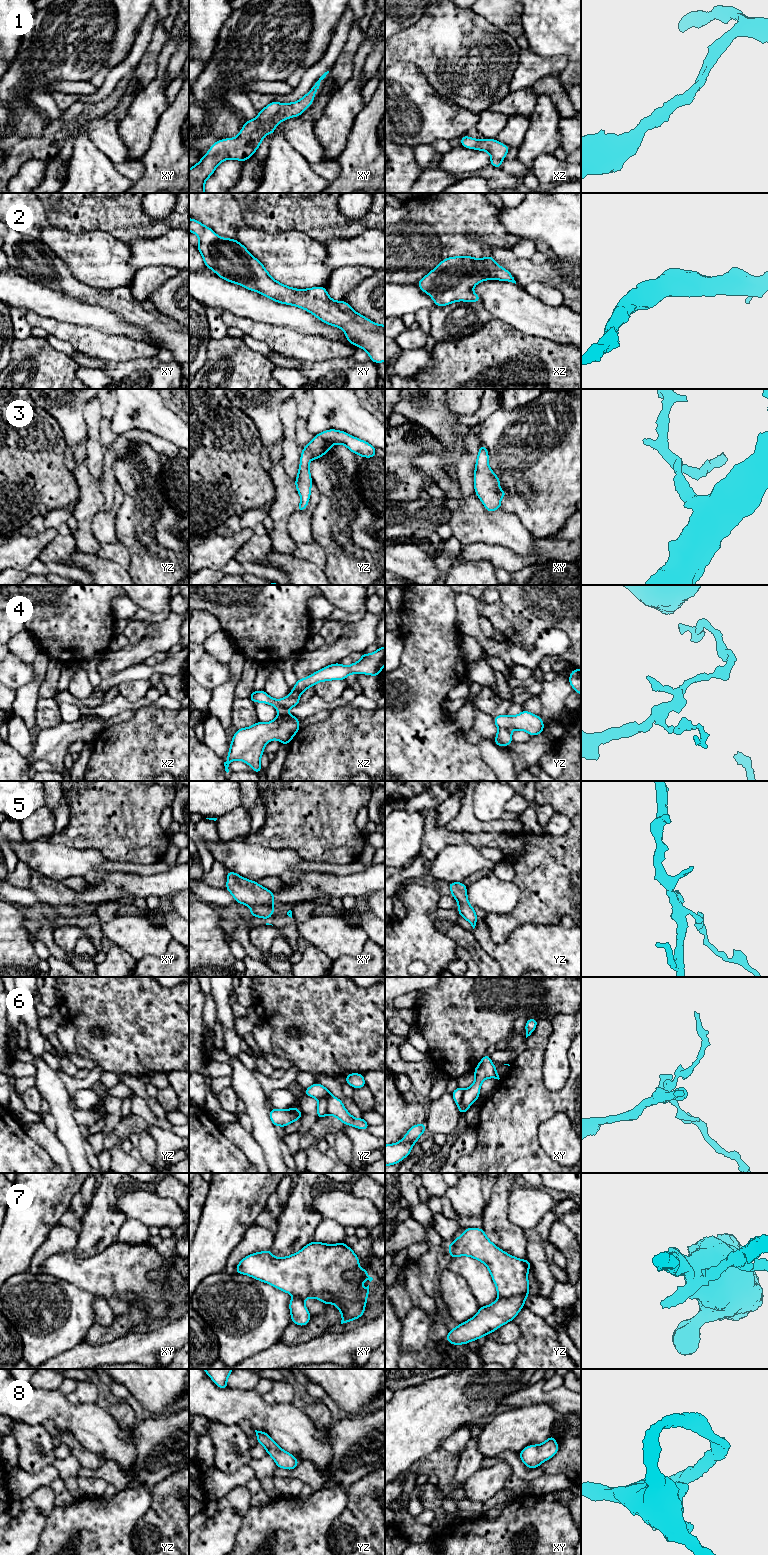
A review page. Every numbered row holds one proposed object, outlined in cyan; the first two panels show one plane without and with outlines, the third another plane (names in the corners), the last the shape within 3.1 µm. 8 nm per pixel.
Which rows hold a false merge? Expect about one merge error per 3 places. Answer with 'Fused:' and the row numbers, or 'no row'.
Fused: 4, 6, 7

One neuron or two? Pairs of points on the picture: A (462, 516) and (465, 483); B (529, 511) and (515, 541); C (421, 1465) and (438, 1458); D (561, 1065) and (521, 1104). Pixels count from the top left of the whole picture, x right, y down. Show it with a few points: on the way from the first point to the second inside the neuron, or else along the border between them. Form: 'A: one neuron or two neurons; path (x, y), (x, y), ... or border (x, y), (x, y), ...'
A: two neurons; border (455, 476), (464, 497), (474, 494)
B: two neurons; border (503, 511), (513, 513), (535, 538)
C: one neuron; path (425, 1465), (430, 1465), (434, 1462)
D: two neurons; border (543, 1058), (543, 1084), (549, 1090), (556, 1092)

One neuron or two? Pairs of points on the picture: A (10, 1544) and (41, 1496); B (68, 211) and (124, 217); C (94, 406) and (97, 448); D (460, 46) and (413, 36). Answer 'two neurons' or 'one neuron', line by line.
A: one neuron
B: one neuron
C: one neuron
D: one neuron

